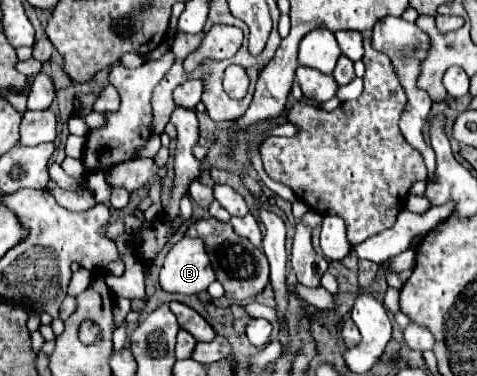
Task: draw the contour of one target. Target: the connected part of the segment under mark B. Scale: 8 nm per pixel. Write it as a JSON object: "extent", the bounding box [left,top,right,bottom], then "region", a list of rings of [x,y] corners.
{"extent":[159,239,215,295],"region":[[[201,239],[177,241],[159,269],[159,285],[167,293],[201,295],[213,281],[215,273]]]}

